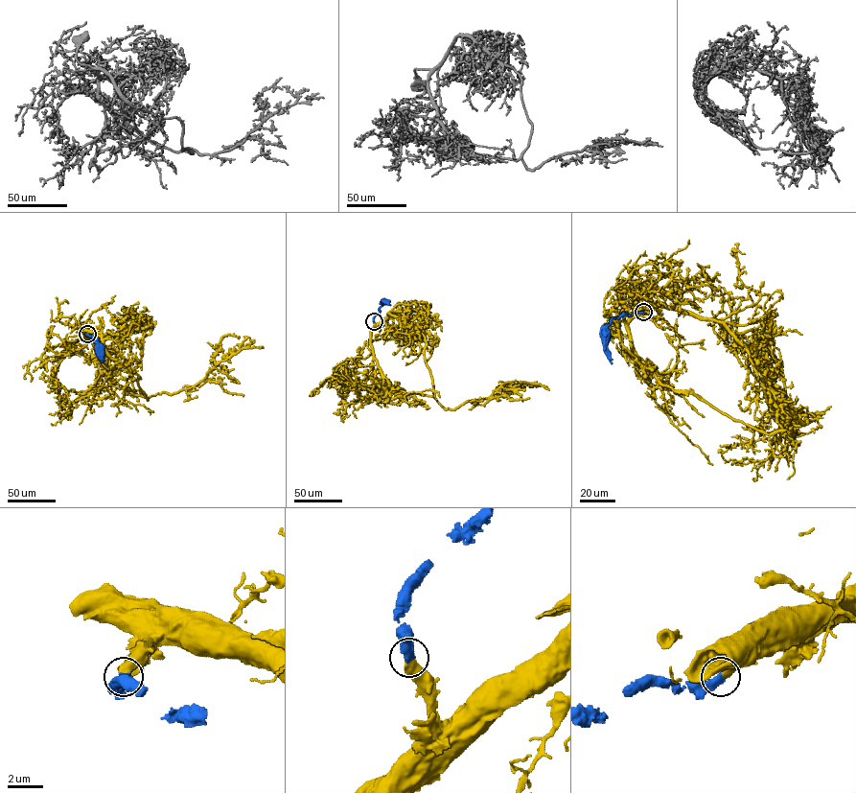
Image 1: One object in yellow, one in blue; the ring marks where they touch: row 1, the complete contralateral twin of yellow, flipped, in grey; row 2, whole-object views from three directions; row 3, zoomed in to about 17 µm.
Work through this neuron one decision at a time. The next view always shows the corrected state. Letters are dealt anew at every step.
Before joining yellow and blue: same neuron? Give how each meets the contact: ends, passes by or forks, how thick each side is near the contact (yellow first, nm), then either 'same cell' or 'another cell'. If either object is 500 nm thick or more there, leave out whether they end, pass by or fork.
550 nm thick on the yellow side, 550 nm on the other; same cell

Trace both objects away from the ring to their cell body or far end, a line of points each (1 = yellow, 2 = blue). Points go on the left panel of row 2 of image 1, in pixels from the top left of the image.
1: (87, 334), (107, 374), (128, 391), (147, 398), (191, 388), (218, 363), (240, 350), (263, 348)
2: (87, 334), (95, 337), (100, 347)

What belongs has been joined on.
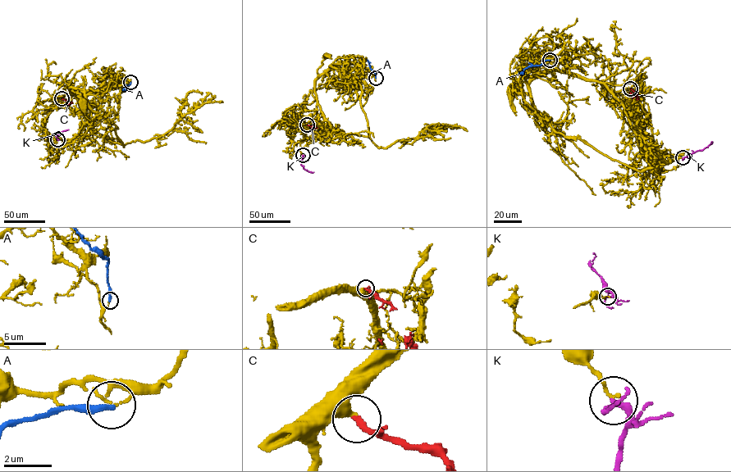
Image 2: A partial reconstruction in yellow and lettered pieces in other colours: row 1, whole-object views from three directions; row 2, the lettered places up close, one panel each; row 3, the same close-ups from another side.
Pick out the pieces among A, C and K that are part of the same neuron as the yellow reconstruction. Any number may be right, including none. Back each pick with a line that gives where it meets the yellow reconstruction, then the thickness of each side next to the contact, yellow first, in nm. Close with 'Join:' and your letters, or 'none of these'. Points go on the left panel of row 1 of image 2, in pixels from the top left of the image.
C: (61, 98) | 380/190 nm
Join: C

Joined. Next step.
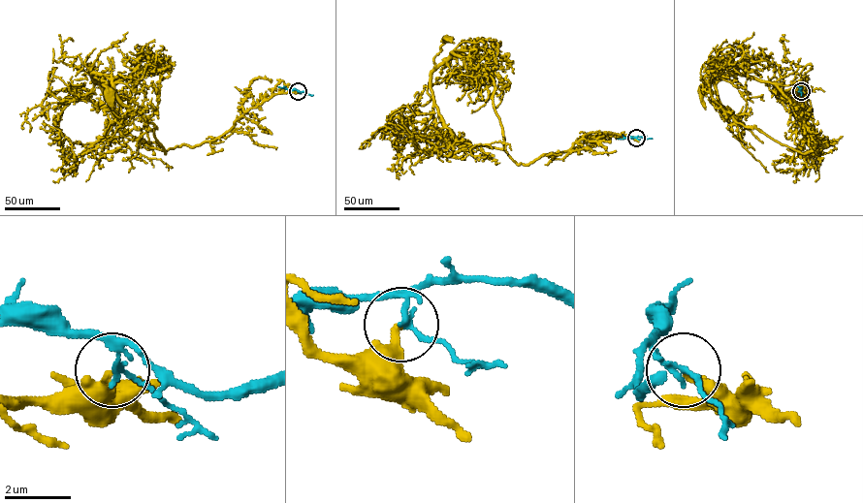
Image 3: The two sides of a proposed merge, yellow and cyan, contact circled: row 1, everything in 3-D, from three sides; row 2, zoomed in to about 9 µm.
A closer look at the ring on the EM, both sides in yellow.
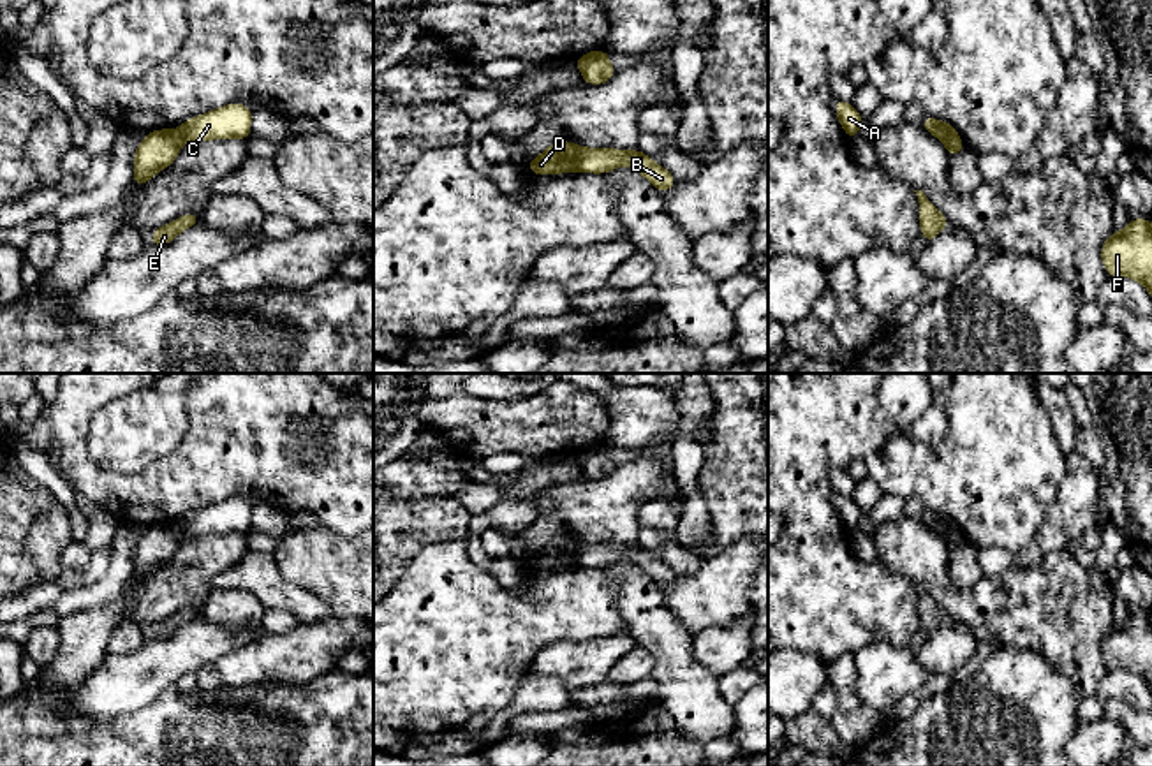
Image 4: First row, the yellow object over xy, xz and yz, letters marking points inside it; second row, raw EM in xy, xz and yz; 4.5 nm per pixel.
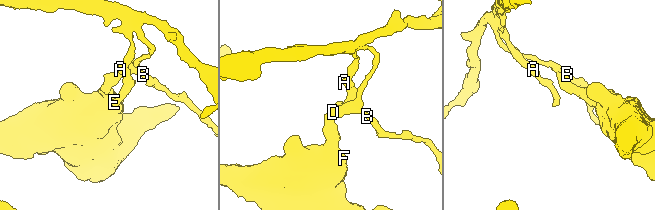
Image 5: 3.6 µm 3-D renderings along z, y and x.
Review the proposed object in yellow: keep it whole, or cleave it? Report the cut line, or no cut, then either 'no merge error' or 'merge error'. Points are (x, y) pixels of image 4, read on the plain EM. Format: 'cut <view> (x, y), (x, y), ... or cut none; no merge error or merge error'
cut xz (575, 541), (578, 564); merge error

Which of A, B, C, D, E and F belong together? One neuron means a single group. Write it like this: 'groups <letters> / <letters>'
groups A B C E / D F

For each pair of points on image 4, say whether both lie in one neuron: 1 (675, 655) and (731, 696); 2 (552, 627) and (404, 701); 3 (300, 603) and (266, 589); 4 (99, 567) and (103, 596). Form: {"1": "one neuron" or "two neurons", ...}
{"1": "two neurons", "2": "one neuron", "3": "one neuron", "4": "two neurons"}

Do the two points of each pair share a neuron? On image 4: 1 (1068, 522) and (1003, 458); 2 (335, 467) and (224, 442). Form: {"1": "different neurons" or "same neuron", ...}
{"1": "different neurons", "2": "same neuron"}

